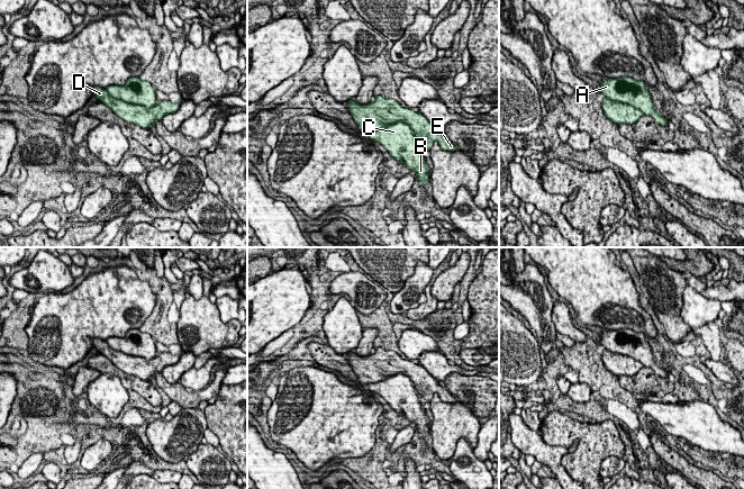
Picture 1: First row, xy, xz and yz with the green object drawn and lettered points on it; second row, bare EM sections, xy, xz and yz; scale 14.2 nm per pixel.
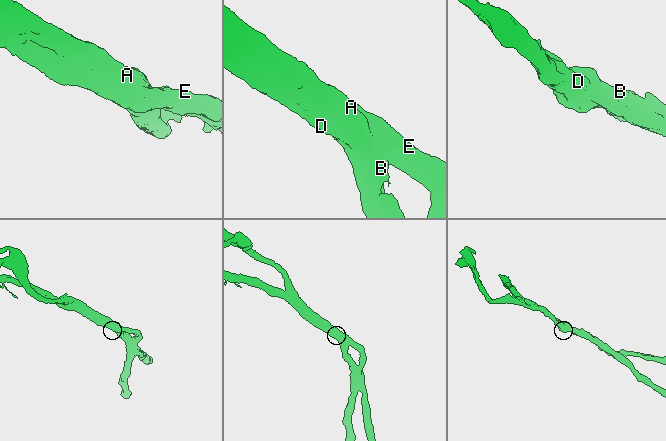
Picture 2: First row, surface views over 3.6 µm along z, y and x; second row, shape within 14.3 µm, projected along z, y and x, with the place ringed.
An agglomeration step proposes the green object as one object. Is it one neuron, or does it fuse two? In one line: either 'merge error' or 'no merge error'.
merge error

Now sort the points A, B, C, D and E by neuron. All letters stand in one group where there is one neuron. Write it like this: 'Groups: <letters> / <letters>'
Groups: A B C / D E

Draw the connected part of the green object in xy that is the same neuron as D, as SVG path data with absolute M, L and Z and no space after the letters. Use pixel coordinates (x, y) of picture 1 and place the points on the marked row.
M92 87L91 89L94 99L105 103L125 121L138 125L144 129L155 125L156 120L162 120L165 115L178 111L180 107L180 103L173 103L171 101L164 100L157 102L152 108L145 108L144 106L133 105L116 99L111 97L106 89L99 87Z

